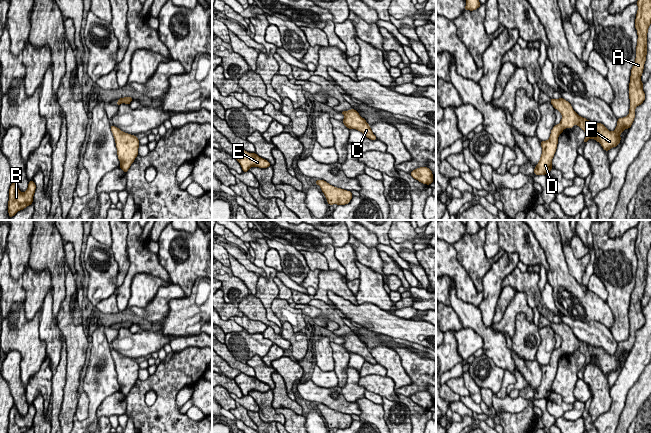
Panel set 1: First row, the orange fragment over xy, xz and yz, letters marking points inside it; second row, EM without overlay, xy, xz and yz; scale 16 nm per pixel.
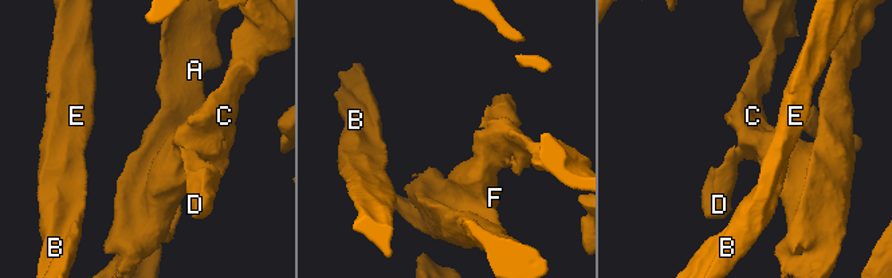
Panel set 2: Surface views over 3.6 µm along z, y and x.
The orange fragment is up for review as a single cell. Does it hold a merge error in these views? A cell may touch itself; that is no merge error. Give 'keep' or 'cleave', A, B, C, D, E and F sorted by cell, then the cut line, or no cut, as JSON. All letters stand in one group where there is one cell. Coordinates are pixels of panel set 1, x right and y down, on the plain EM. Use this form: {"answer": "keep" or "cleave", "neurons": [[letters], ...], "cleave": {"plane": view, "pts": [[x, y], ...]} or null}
{"answer": "keep", "neurons": [["A", "B", "C", "D", "E", "F"]], "cleave": null}

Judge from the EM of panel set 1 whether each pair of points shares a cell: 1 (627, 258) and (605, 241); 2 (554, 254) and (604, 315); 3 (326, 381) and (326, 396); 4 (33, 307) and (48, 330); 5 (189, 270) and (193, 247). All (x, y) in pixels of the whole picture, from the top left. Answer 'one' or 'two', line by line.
1: one
2: one
3: two
4: two
5: one

